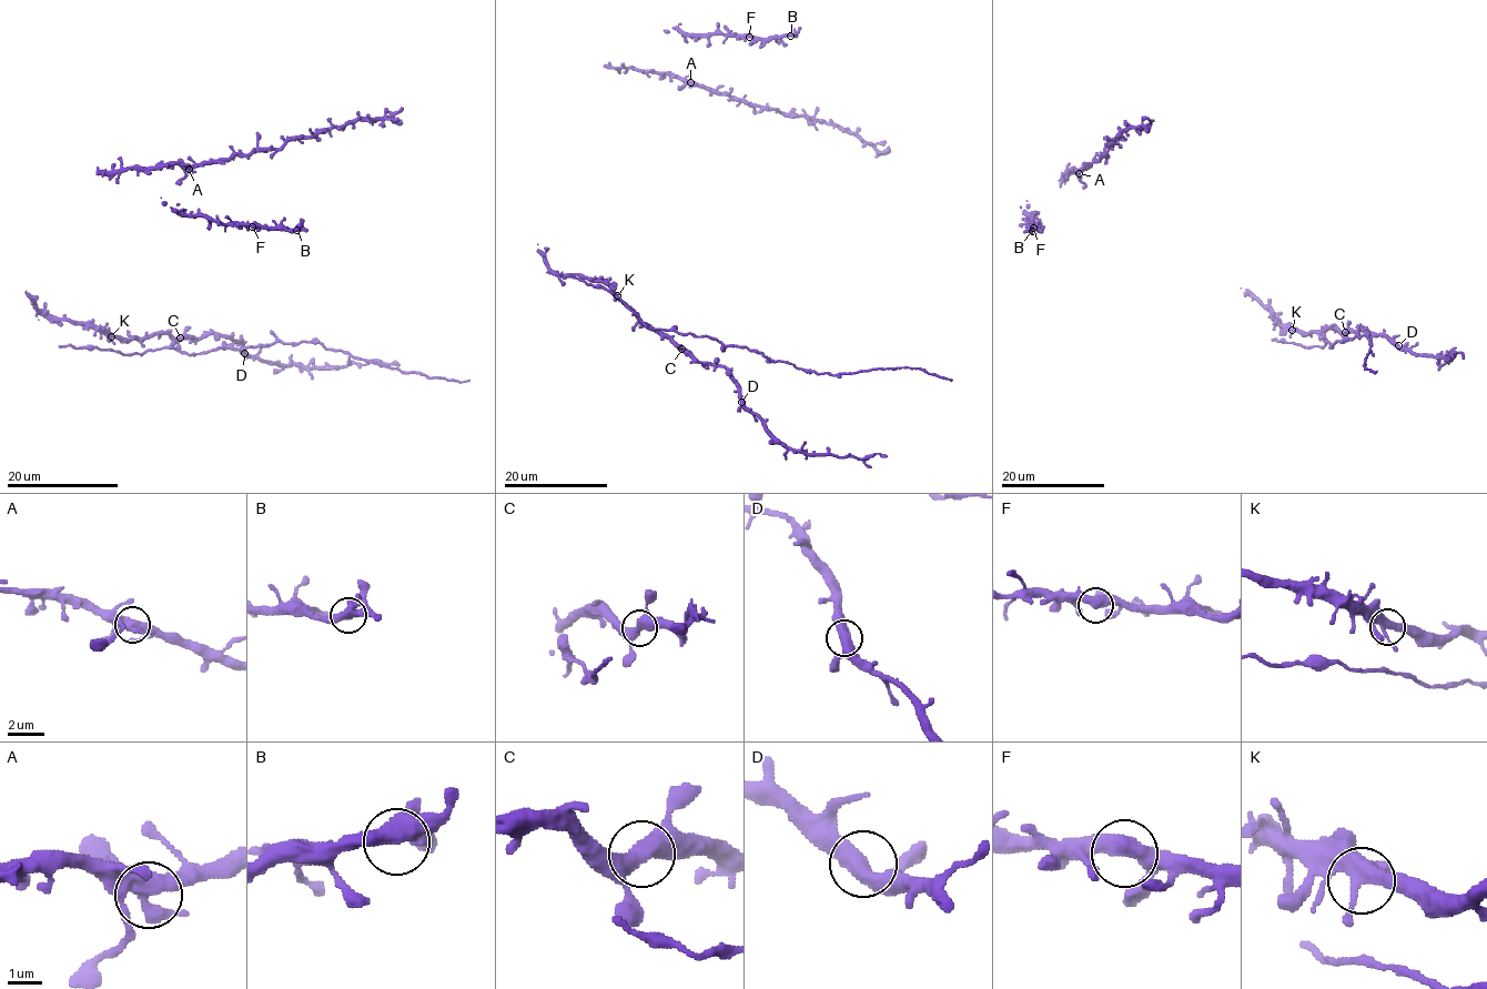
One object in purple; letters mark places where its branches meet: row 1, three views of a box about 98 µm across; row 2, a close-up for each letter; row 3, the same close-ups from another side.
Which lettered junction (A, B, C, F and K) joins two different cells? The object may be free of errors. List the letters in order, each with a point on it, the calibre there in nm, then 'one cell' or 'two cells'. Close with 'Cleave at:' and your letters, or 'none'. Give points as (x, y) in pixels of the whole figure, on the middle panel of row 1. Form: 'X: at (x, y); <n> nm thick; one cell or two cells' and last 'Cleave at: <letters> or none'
A: at (690, 82); 440 nm thick; one cell
B: at (790, 36); 420 nm thick; one cell
C: at (681, 349); 400 nm thick; one cell
F: at (749, 37); 400 nm thick; one cell
K: at (617, 295); 400 nm thick; one cell
Cleave at: none

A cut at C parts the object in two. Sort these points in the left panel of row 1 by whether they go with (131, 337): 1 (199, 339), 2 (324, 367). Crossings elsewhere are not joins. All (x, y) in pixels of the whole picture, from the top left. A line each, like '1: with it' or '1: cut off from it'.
1: cut off from it
2: cut off from it

